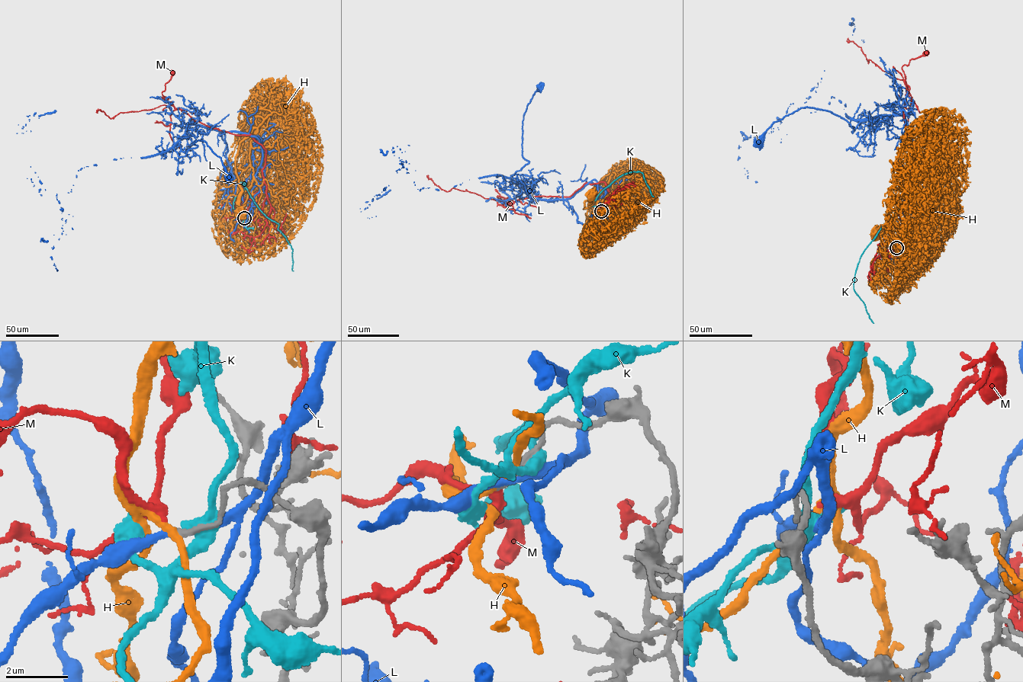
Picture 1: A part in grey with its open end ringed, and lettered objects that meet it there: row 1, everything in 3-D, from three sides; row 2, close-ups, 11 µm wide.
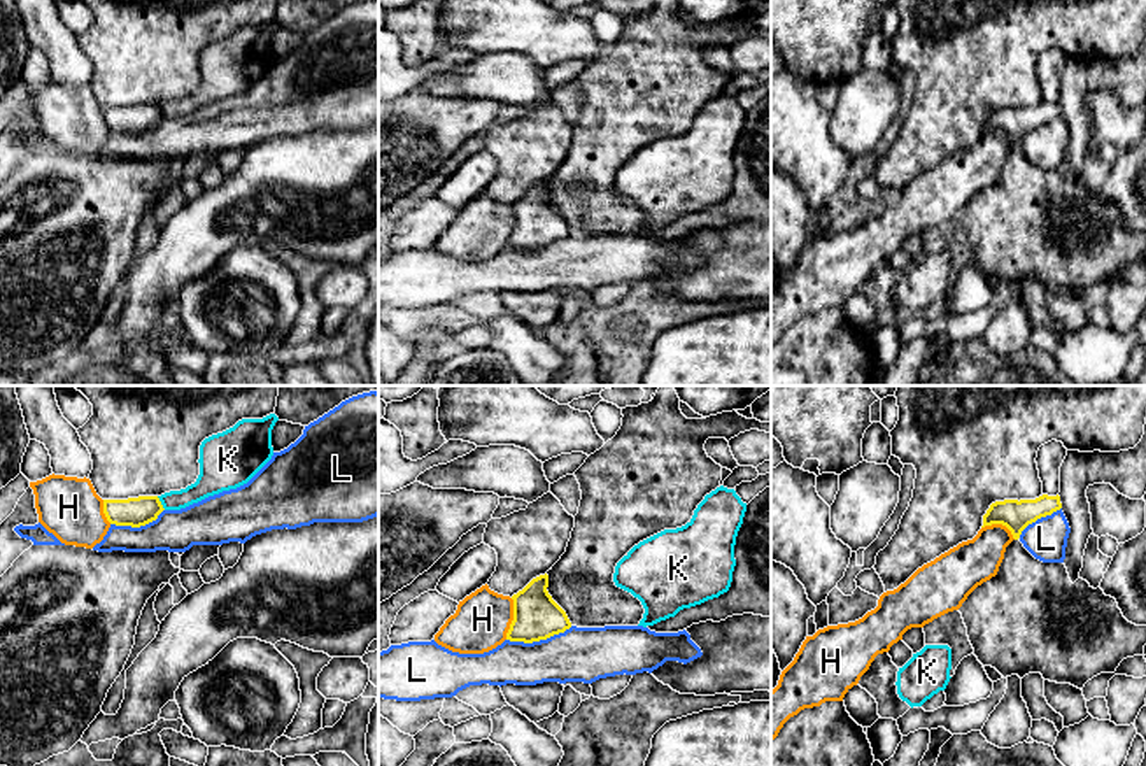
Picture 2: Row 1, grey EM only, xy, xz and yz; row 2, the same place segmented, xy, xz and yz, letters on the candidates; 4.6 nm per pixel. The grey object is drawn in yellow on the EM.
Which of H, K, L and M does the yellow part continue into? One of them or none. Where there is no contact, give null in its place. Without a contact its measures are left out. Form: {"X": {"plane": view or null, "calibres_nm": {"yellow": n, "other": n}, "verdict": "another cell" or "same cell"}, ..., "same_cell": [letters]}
{"H": {"plane": "xz", "calibres_nm": {"yellow": 220, "other": 260}, "verdict": "same cell"}, "K": {"plane": "xy", "calibres_nm": {"yellow": 140, "other": 120}, "verdict": "another cell"}, "L": {"plane": "xz", "calibres_nm": {"yellow": 220, "other": 260}, "verdict": "another cell"}, "M": {"plane": null, "verdict": "another cell"}, "same_cell": ["H"]}

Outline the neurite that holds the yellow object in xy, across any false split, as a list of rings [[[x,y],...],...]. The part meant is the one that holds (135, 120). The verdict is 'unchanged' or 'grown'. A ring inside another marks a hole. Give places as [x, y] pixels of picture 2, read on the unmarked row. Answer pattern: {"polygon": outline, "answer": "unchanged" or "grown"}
{"polygon": [[[49,82],[30,89],[39,130],[61,151],[93,156],[109,135],[140,135],[165,117],[158,103],[102,107],[89,86]]], "answer": "grown"}

